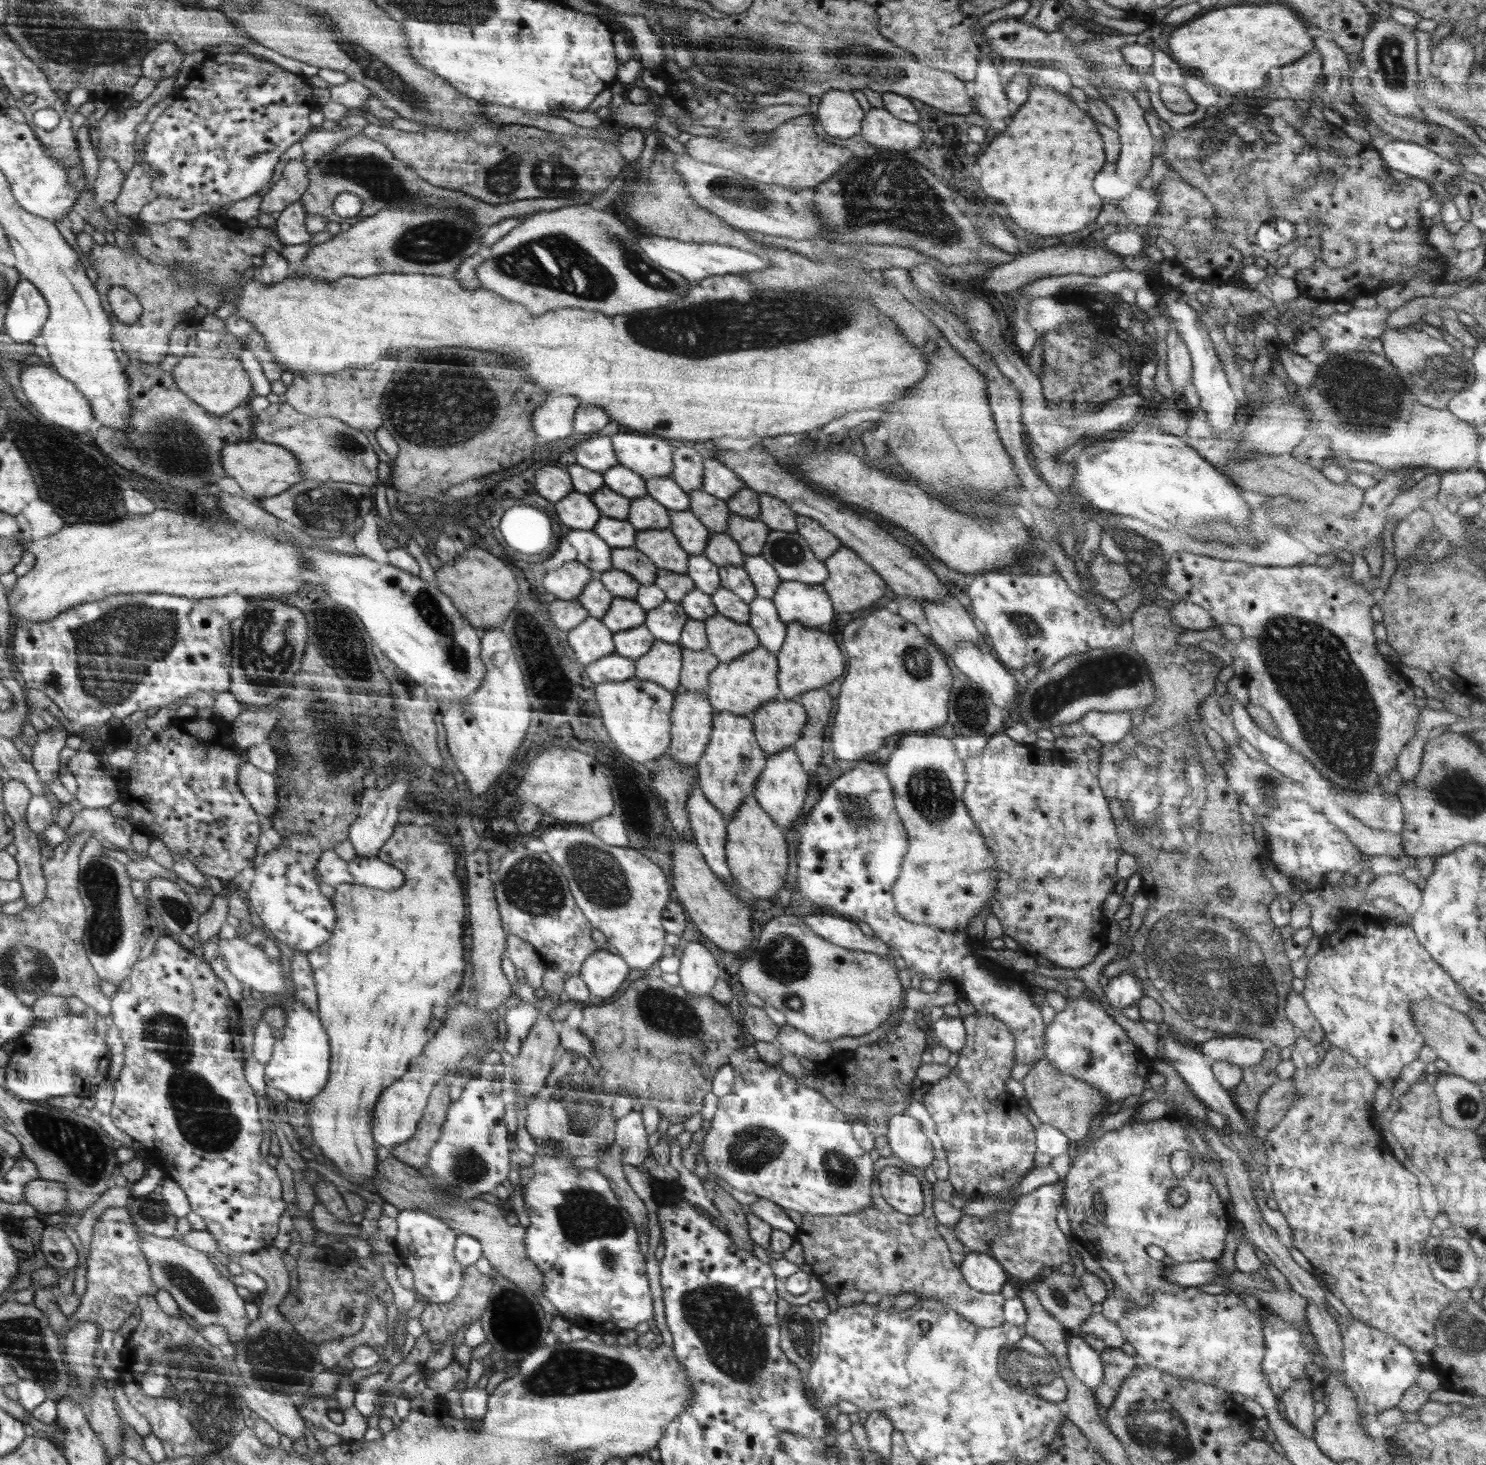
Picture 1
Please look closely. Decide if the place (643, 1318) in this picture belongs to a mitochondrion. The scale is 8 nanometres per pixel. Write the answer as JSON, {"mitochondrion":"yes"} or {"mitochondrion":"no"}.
{"mitochondrion":"no"}

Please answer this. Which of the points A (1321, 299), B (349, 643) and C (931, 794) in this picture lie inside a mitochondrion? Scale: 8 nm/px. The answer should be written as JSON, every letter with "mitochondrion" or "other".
{"A":"other","B":"mitochondrion","C":"mitochondrion"}

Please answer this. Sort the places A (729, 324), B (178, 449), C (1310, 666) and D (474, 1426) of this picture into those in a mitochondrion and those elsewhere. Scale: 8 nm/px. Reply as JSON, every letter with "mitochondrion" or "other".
{"A":"mitochondrion","B":"mitochondrion","C":"mitochondrion","D":"other"}

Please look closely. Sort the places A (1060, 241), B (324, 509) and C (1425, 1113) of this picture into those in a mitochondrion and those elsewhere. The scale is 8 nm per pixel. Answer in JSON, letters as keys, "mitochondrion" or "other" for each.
{"A":"other","B":"mitochondrion","C":"other"}

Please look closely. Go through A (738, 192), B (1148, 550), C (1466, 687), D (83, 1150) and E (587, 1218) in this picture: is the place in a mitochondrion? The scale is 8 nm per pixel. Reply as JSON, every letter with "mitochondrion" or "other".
{"A":"mitochondrion","B":"other","C":"other","D":"mitochondrion","E":"mitochondrion"}

